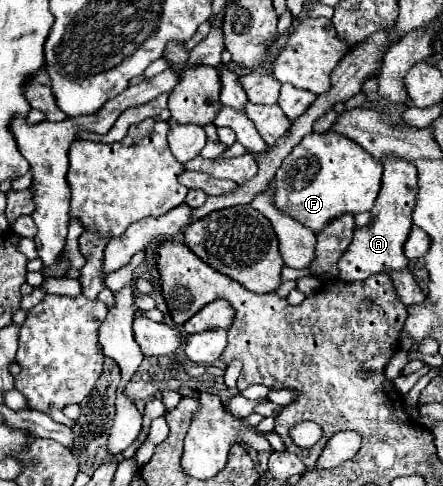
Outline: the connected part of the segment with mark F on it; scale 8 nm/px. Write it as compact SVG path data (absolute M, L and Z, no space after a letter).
M330 131L328 135L310 133L294 147L294 151L282 161L270 195L272 205L308 227L312 233L320 233L330 221L342 215L358 215L372 211L380 191L382 165L362 147L356 147L344 135Z

